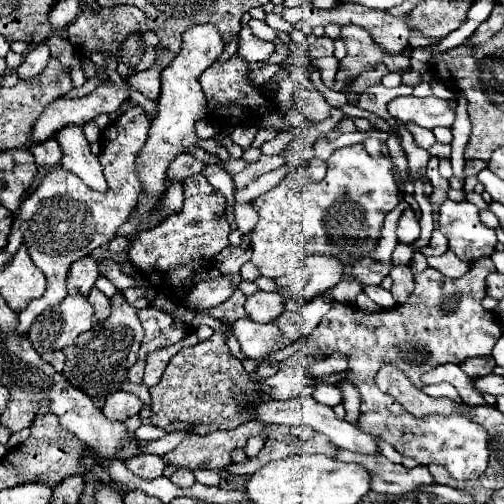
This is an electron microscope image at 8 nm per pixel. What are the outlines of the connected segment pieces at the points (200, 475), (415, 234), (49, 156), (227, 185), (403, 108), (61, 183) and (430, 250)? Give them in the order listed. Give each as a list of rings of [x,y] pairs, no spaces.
[[[198,469],[193,472],[197,482],[207,486],[219,486],[220,476],[217,471]]]
[[[407,208],[407,212],[403,212],[403,216],[399,218],[397,236],[399,244],[413,244],[419,238],[419,220],[415,218],[411,208]]]
[[[47,140],[41,144],[35,144],[29,148],[31,154],[35,156],[35,162],[39,166],[53,166],[61,160],[63,152],[59,152],[59,144],[55,144],[55,140]]]
[[[205,166],[205,170],[201,172],[207,182],[217,188],[223,196],[225,196],[227,204],[233,206],[236,203],[233,198],[233,192],[235,192],[235,186],[233,186],[233,180],[231,180],[231,174],[227,174],[223,168],[219,166]]]
[[[399,96],[387,104],[387,112],[391,118],[397,118],[403,124],[417,124],[427,130],[439,126],[451,126],[455,120],[455,110],[449,108],[449,100],[441,100],[435,96],[417,98],[417,96]]]
[[[129,108],[121,118],[113,120],[103,130],[99,162],[103,166],[105,180],[109,184],[109,190],[105,194],[91,192],[73,172],[67,172],[61,166],[57,166],[53,172],[49,172],[43,178],[41,188],[29,194],[29,198],[21,204],[19,218],[21,218],[23,242],[35,266],[45,274],[47,284],[45,294],[19,312],[19,326],[17,326],[19,334],[27,334],[37,314],[41,314],[47,308],[53,308],[67,296],[65,282],[67,282],[69,264],[79,258],[85,258],[91,250],[111,242],[115,238],[117,228],[123,222],[127,222],[141,194],[141,182],[137,180],[135,174],[135,160],[137,152],[143,148],[147,140],[149,126],[151,122],[137,108]]]
[[[433,230],[433,236],[431,236],[431,242],[429,246],[421,248],[421,254],[425,256],[441,256],[445,254],[449,248],[447,248],[447,238],[439,232],[439,230]]]

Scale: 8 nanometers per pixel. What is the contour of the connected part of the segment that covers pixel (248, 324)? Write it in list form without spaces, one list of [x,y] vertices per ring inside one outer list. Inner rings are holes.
[[[249,318],[235,322],[231,332],[249,358],[269,358],[277,350],[277,340],[281,340],[281,332],[275,324],[255,324]]]

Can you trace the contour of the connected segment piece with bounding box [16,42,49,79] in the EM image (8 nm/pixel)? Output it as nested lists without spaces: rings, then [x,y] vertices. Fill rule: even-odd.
[[[43,42],[43,44],[35,46],[35,50],[31,50],[25,56],[23,63],[16,69],[17,75],[22,79],[35,78],[37,74],[43,72],[43,68],[47,66],[47,62],[49,62],[49,48]]]

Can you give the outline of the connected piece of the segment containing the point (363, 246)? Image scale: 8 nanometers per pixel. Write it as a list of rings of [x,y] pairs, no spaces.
[[[353,144],[347,148],[339,148],[327,160],[327,174],[321,182],[297,182],[287,176],[279,186],[273,190],[257,196],[253,208],[259,214],[255,228],[251,230],[251,262],[259,270],[261,276],[277,278],[285,274],[285,264],[291,262],[291,256],[311,256],[311,254],[327,254],[337,256],[343,262],[357,264],[361,258],[373,250],[377,240],[381,238],[381,228],[385,216],[399,204],[397,200],[397,180],[393,172],[393,164],[383,156],[373,160],[363,144]]]

